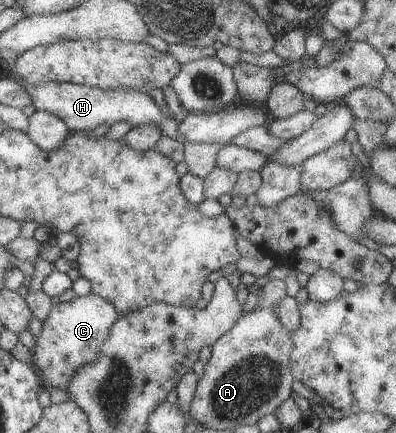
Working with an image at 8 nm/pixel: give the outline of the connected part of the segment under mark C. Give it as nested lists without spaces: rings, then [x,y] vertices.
[[[92,291],[85,296],[76,296],[67,302],[52,305],[42,332],[34,336],[35,344],[30,348],[33,360],[31,368],[41,380],[42,391],[48,388],[65,390],[75,370],[79,370],[81,365],[95,362],[111,326],[119,317],[115,304]]]

